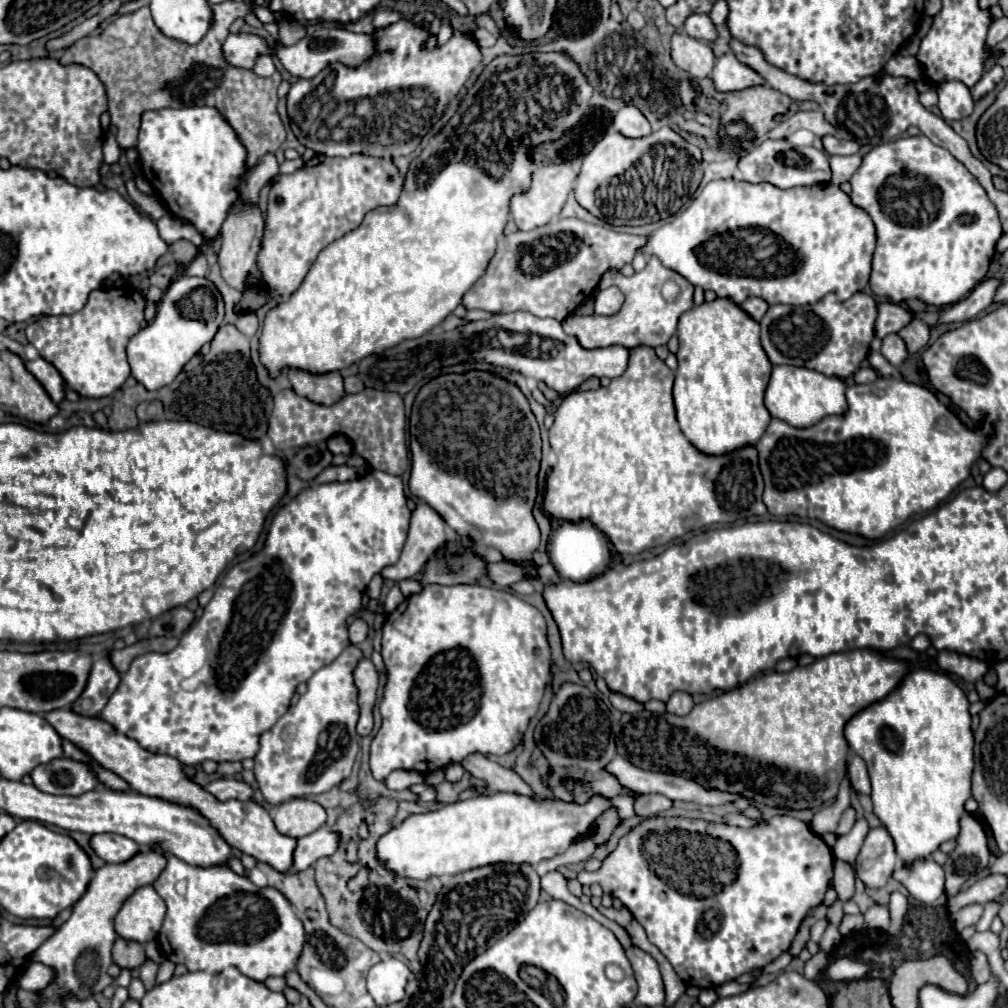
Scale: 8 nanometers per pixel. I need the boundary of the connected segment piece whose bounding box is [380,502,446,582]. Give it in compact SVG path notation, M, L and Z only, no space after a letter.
M418 502L416 508L412 510L410 532L400 552L400 558L396 564L386 566L380 572L382 578L400 582L416 576L424 566L424 560L428 560L428 556L432 556L432 552L436 552L436 548L444 542L446 542L444 518L428 504Z

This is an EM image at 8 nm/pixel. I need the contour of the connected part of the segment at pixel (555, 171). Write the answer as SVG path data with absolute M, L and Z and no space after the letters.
M550 164L550 166L538 166L534 168L532 172L532 184L526 192L520 192L520 194L514 194L512 200L510 200L510 216L512 220L516 222L518 230L534 230L538 226L544 226L548 224L554 216L560 214L564 202L566 202L566 196L568 192L572 190L572 182L574 182L576 174L572 168L566 168L566 166L558 166L558 164Z

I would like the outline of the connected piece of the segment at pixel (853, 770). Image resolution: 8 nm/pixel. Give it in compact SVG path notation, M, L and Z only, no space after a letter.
M854 756L848 762L848 778L850 778L850 784L856 792L870 794L870 778L868 778L868 772L866 772L866 764L860 756Z

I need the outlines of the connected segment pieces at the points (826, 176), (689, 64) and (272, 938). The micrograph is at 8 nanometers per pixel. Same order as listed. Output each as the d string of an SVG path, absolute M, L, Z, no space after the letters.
M766 140L744 158L740 158L738 168L742 172L742 180L746 182L770 182L778 188L794 188L794 186L812 186L812 184L828 184L832 180L832 170L828 162L828 154L816 150L812 146L794 146L788 140Z
M684 32L672 34L672 60L678 68L686 70L692 76L710 76L714 68L712 48Z
M172 854L166 858L168 864L152 886L168 908L158 934L158 944L168 960L184 964L190 972L220 972L226 966L236 966L256 982L294 970L306 933L282 892L258 888L226 866L200 868L184 864Z

